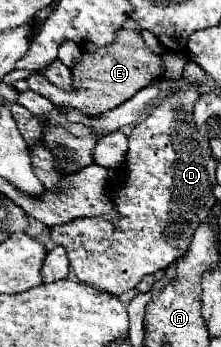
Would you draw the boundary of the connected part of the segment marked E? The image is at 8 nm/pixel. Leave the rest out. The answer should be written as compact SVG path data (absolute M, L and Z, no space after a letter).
M121 29L117 33L117 39L109 47L93 47L93 43L83 43L81 59L71 69L73 91L61 91L57 85L43 79L43 75L39 73L31 75L27 81L29 81L29 89L33 89L39 95L45 95L57 107L75 107L85 115L101 115L103 111L111 111L111 107L125 103L141 87L157 79L163 71L161 65L163 65L161 57L151 53L143 45L143 39L137 31Z

